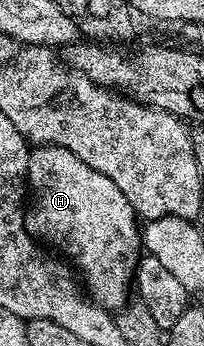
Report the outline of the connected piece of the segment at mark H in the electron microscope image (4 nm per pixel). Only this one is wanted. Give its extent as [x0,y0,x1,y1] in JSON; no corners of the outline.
[26,145,143,312]

